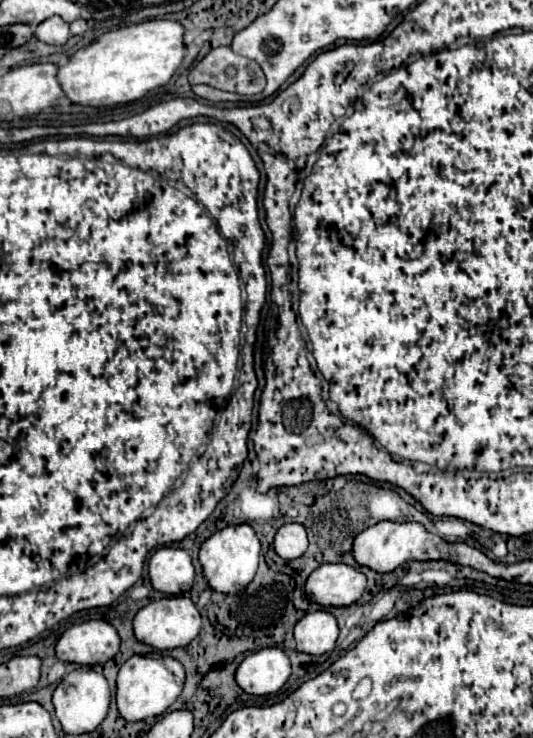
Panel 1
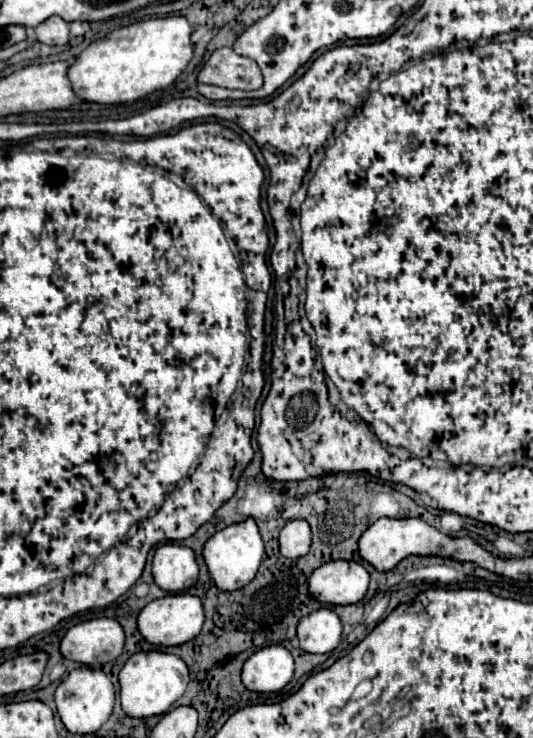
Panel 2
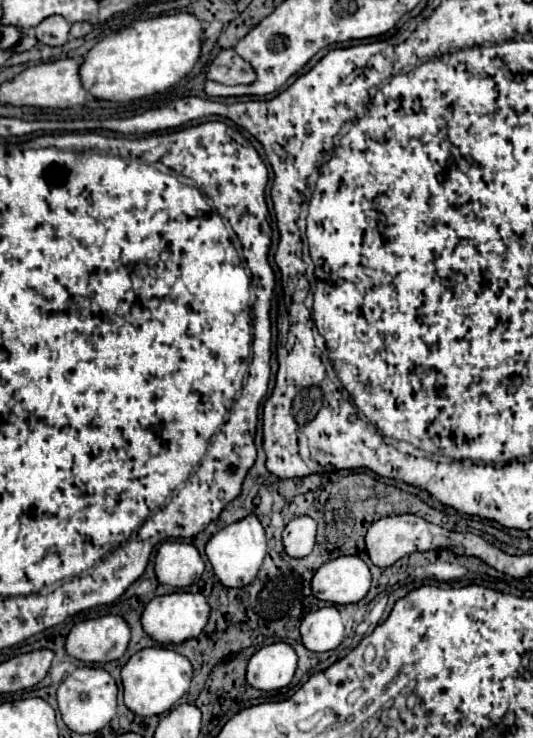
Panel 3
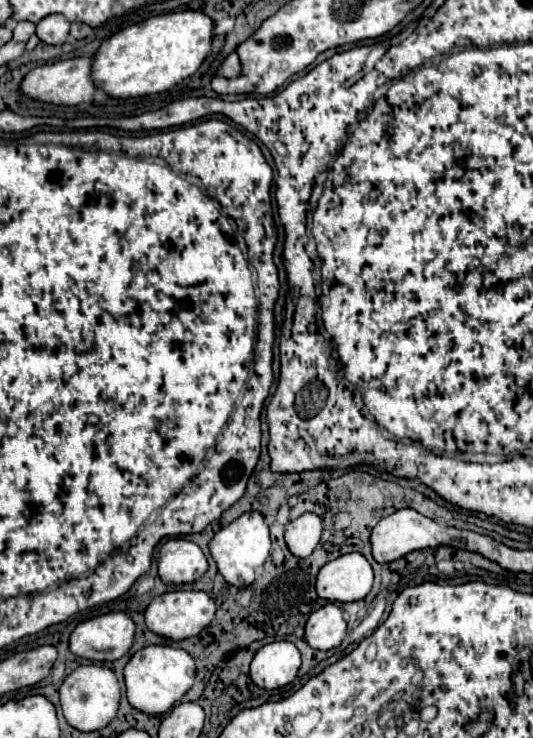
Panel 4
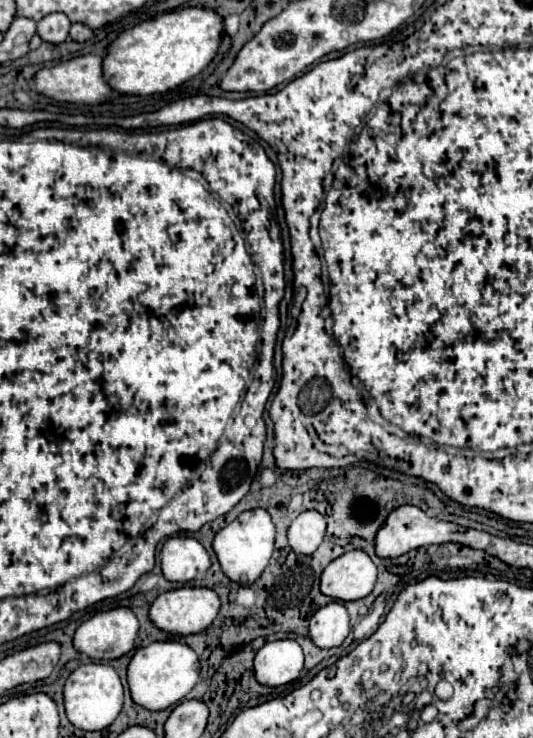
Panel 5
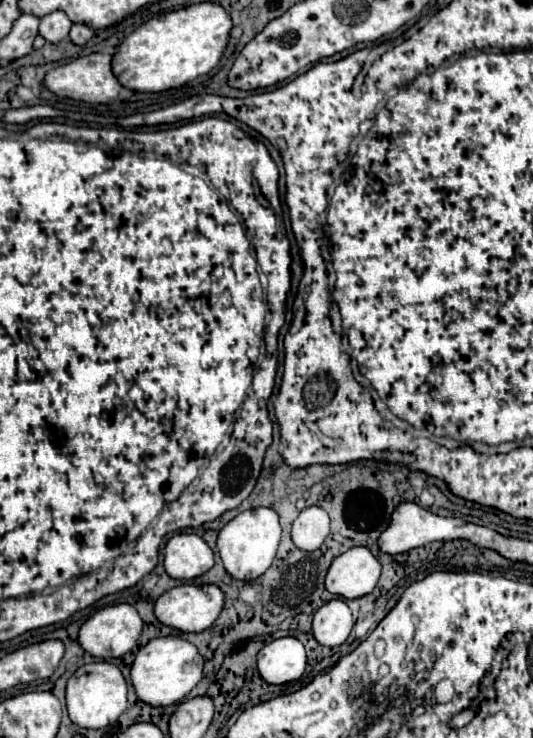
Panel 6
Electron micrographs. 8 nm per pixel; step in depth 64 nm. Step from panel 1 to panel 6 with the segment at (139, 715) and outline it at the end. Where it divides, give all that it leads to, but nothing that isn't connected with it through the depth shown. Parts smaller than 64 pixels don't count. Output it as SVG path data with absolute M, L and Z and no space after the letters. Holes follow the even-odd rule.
M180 636L154 638L142 646L136 654L136 660L130 670L130 678L136 690L136 696L150 706L172 706L184 700L190 690L202 680L204 658L198 648Z

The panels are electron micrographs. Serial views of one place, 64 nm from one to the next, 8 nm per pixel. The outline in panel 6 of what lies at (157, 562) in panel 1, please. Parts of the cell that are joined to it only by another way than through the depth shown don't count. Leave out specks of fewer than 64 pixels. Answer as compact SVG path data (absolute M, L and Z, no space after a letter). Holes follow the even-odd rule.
M174 534L164 548L164 568L176 580L194 580L214 566L214 552L198 534Z

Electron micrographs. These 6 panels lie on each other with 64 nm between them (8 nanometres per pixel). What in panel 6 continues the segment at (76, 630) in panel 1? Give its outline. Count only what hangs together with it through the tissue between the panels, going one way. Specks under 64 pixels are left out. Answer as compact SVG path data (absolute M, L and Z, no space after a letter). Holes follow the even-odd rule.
M116 604L116 606L102 608L92 618L88 618L82 624L82 628L80 628L78 642L80 642L80 646L86 652L90 652L96 658L104 658L104 660L120 658L120 656L124 656L126 652L130 652L138 644L142 626L144 626L144 622L142 622L138 610L134 606L130 606L130 604Z

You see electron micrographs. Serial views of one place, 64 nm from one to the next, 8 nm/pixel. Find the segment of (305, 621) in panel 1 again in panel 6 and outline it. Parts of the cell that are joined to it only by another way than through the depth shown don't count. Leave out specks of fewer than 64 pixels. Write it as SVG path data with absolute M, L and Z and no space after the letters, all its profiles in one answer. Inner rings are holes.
M342 598L326 602L312 622L312 634L322 646L340 646L352 630L352 612Z

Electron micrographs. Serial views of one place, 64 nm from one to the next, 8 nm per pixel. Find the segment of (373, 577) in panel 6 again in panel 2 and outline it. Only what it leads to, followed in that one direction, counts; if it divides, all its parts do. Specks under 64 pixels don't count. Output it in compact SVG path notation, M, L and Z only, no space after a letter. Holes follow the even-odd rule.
M332 560L310 576L308 590L322 604L356 604L368 590L370 574L354 560Z

